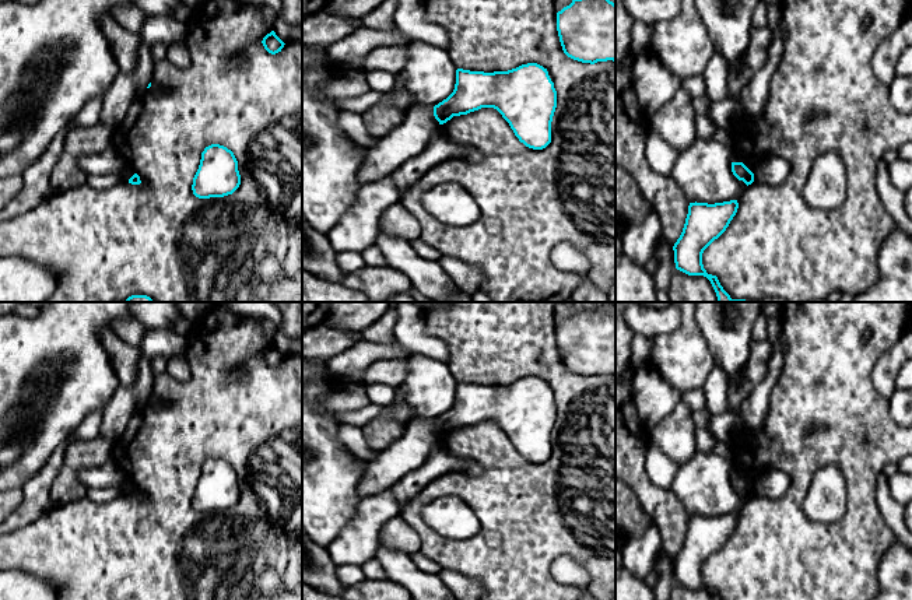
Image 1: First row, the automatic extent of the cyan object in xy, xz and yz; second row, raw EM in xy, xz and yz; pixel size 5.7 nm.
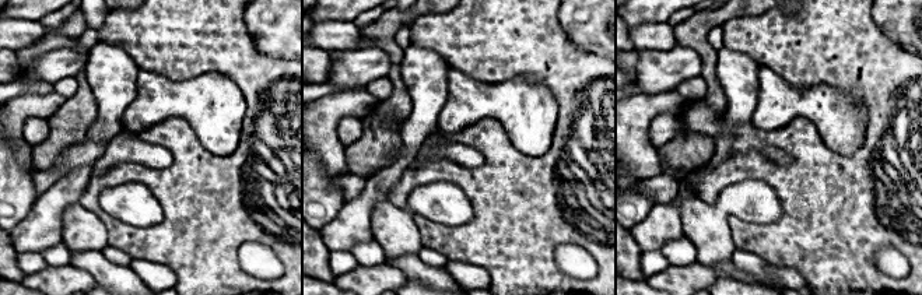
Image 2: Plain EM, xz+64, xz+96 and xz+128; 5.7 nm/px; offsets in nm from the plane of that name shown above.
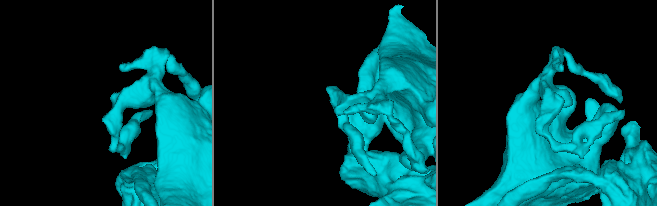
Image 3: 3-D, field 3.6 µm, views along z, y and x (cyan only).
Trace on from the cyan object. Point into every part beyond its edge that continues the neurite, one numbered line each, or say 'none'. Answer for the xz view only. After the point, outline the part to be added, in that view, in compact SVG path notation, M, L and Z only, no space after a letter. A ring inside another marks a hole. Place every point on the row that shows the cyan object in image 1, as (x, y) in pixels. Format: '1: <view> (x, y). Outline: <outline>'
none

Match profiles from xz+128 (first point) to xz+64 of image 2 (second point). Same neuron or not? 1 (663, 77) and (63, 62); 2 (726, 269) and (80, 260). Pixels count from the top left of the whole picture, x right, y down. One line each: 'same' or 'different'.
1: same
2: same

